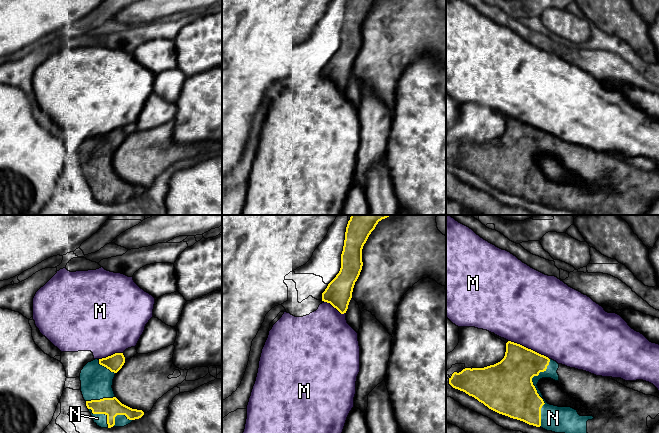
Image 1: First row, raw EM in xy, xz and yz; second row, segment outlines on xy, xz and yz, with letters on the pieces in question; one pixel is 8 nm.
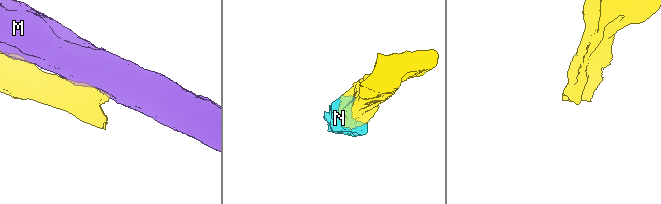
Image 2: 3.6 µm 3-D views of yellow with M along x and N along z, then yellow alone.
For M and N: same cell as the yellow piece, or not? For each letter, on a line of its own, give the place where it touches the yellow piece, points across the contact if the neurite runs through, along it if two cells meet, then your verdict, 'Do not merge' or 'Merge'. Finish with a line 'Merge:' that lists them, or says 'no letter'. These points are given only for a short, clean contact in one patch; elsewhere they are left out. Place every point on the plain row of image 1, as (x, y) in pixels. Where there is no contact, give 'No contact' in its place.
M: Touches yellow at yz (529, 125). Boundary: yz (508, 116), (543, 130), (549, 135). Do not merge
N: Touches yellow at yz (536, 167). Merge
Merge: N

